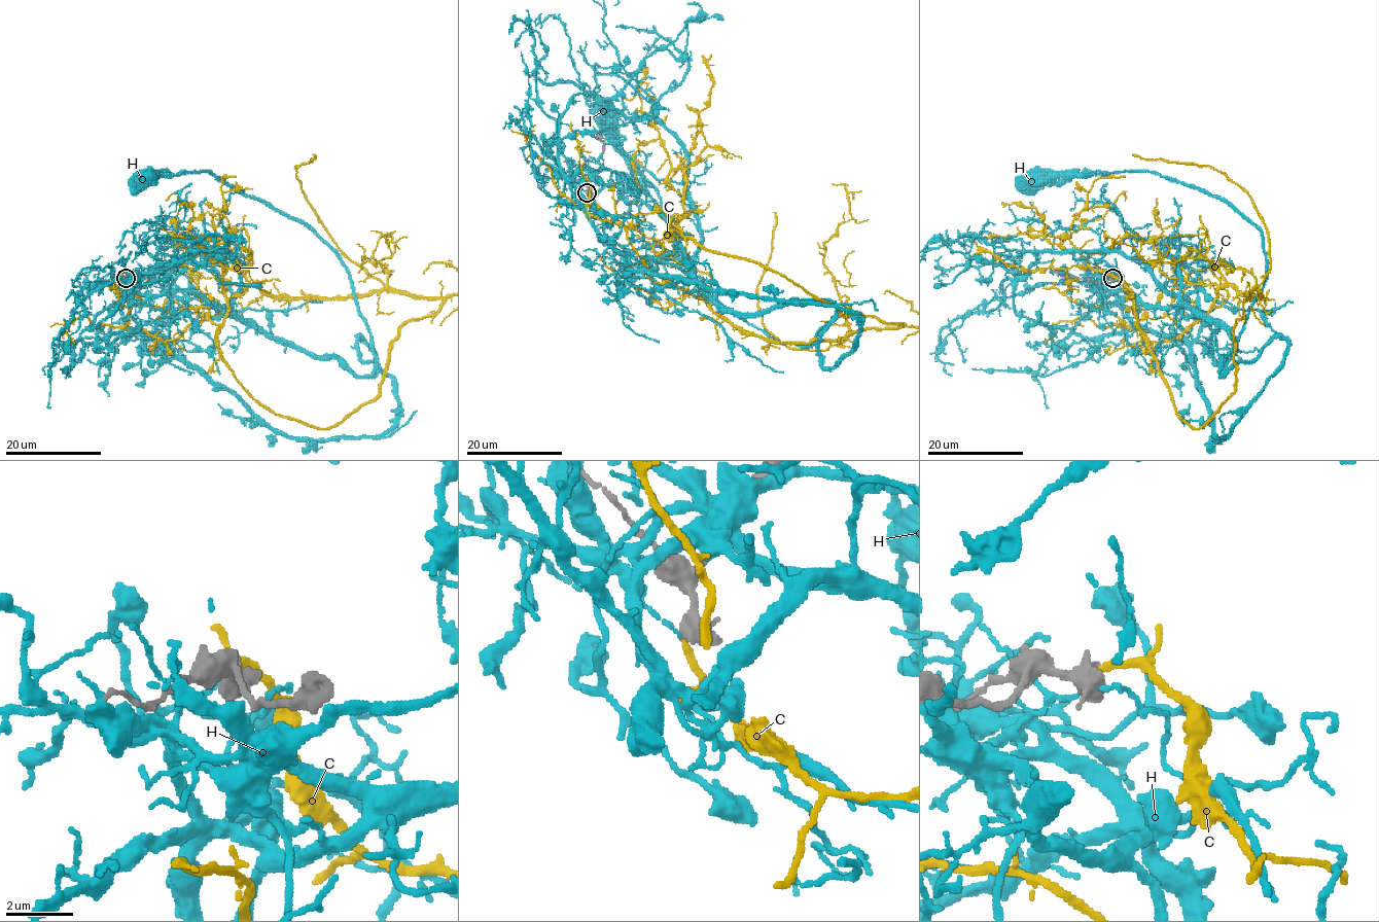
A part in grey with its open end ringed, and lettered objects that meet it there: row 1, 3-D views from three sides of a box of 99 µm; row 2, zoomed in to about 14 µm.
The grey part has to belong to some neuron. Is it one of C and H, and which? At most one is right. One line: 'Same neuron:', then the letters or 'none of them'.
Same neuron: C

